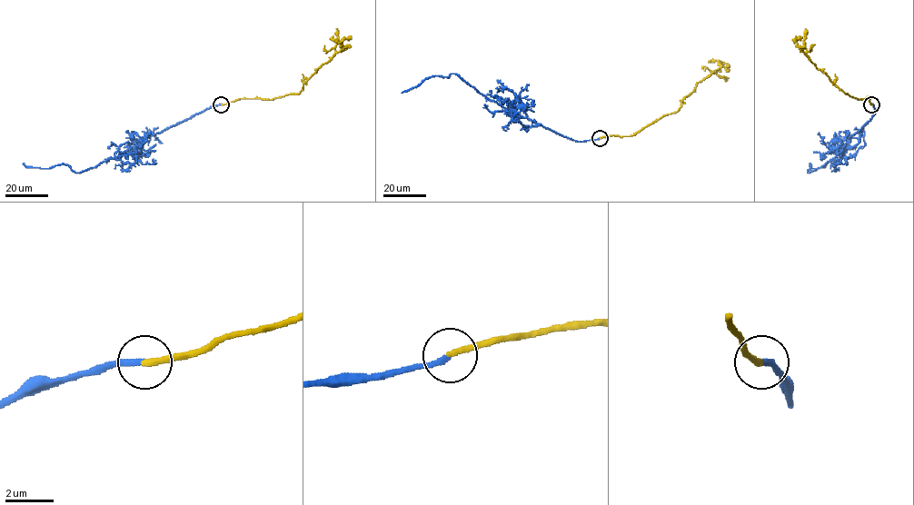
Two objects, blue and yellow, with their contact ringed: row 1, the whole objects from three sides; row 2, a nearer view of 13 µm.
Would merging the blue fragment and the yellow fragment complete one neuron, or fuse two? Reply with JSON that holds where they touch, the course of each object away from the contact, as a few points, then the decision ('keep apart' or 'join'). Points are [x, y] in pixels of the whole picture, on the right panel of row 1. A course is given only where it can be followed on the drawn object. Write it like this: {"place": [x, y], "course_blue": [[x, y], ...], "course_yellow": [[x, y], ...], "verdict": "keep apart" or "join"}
{"place": [871, 104], "course_blue": [[871, 104], [874, 113], [845, 148], [808, 173], [810, 163], [812, 168], [824, 167], [827, 163]], "course_yellow": [[871, 104], [870, 98], [858, 99], [834, 84], [794, 42], [796, 35]], "verdict": "join"}

